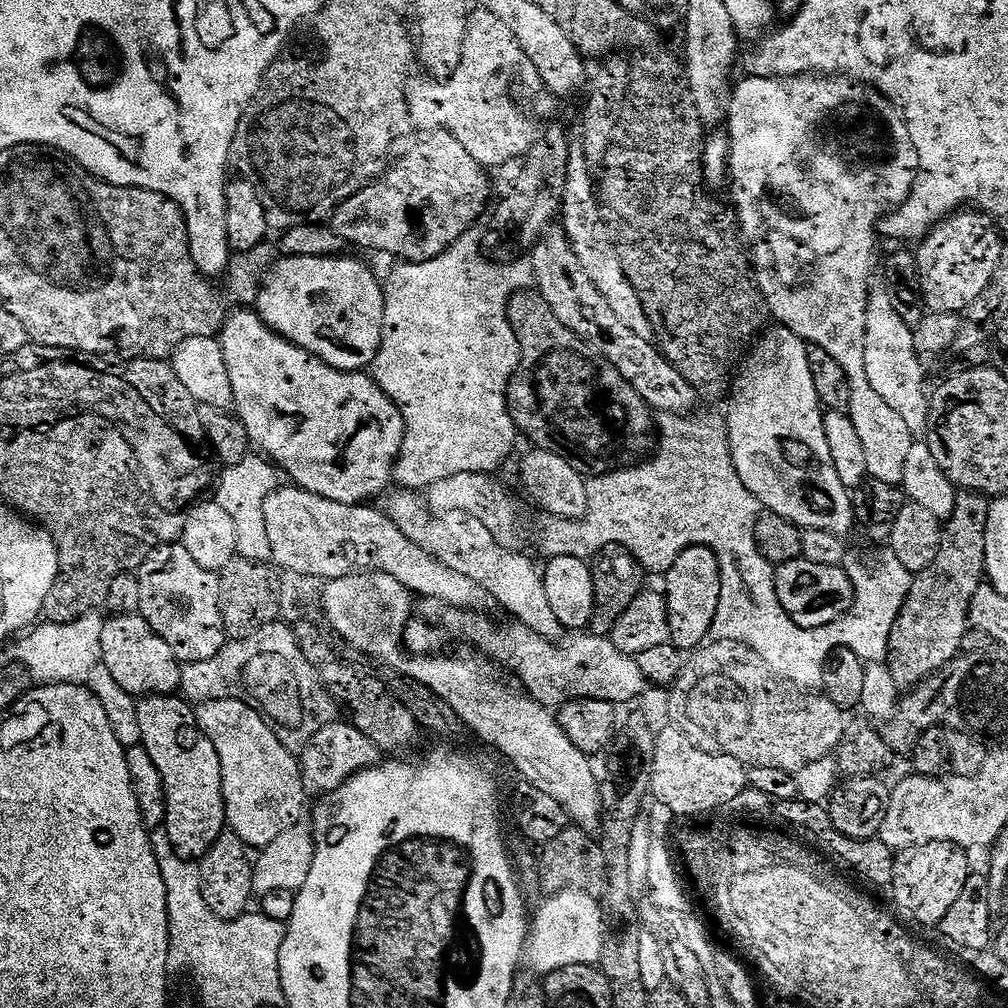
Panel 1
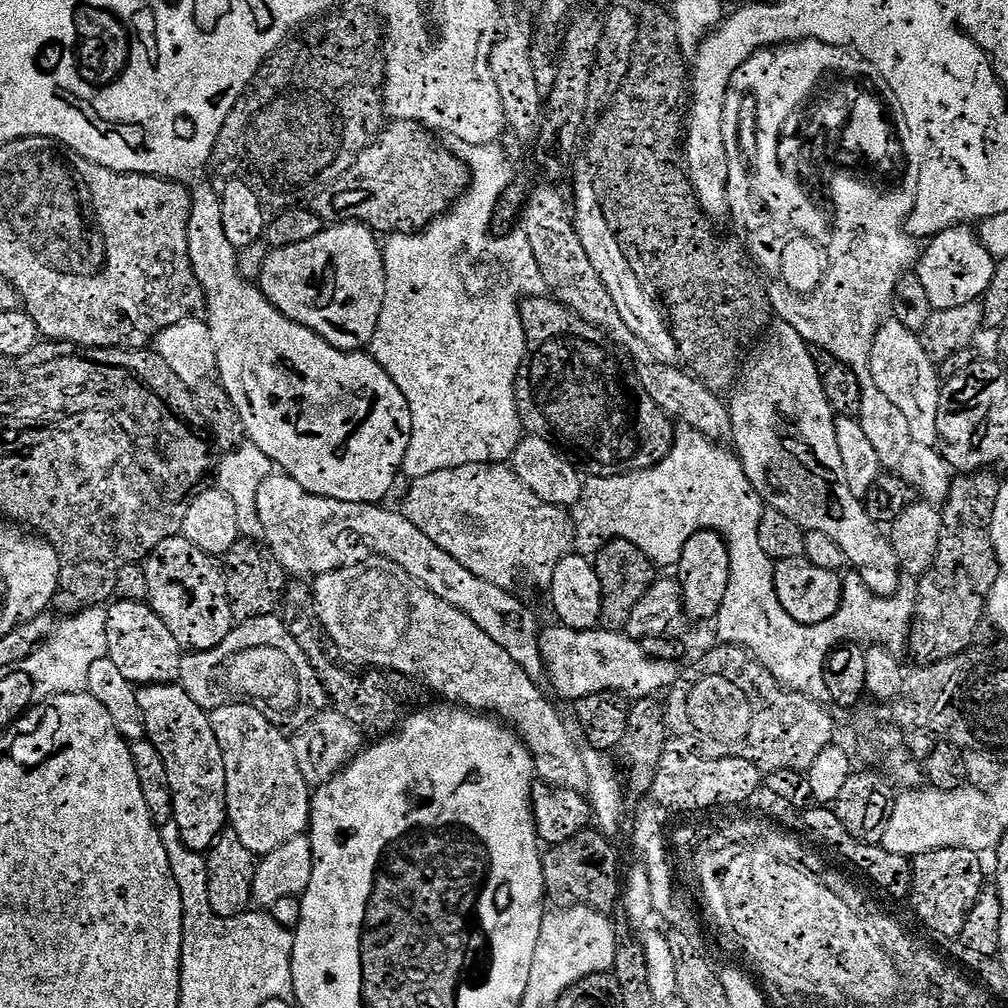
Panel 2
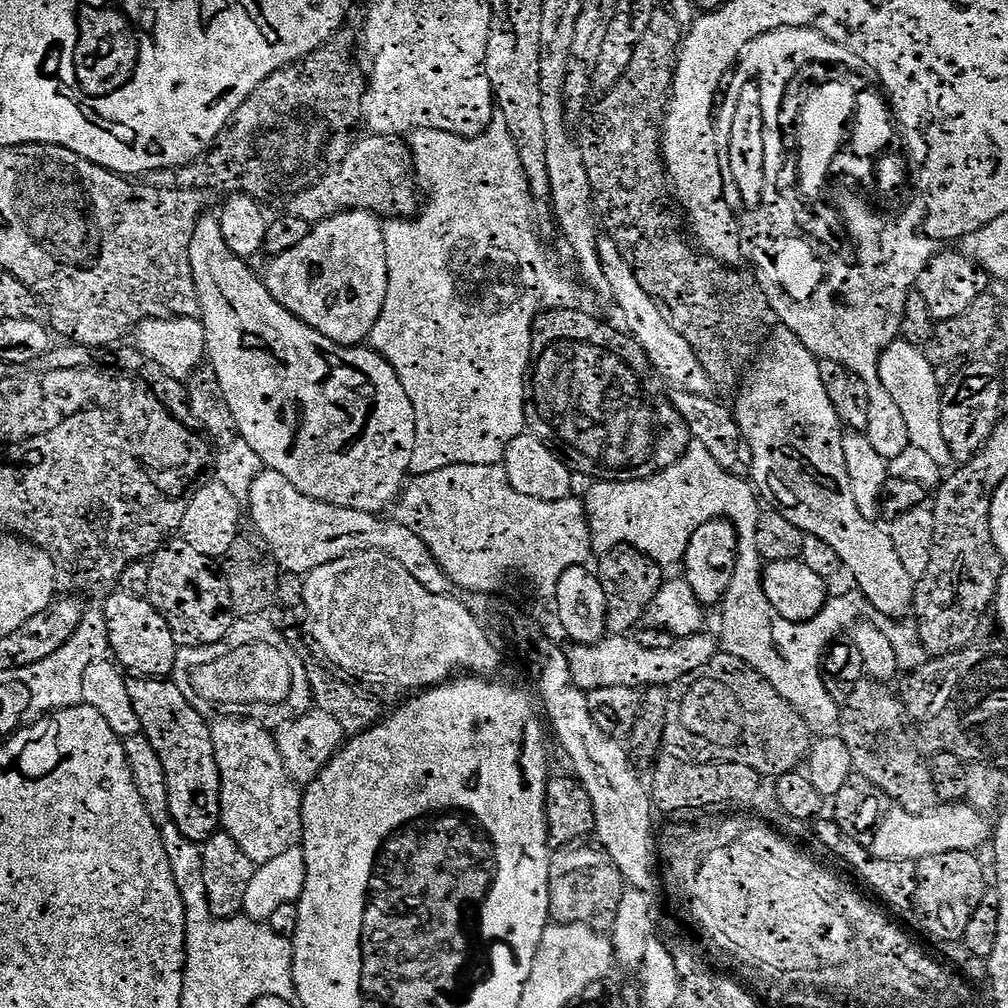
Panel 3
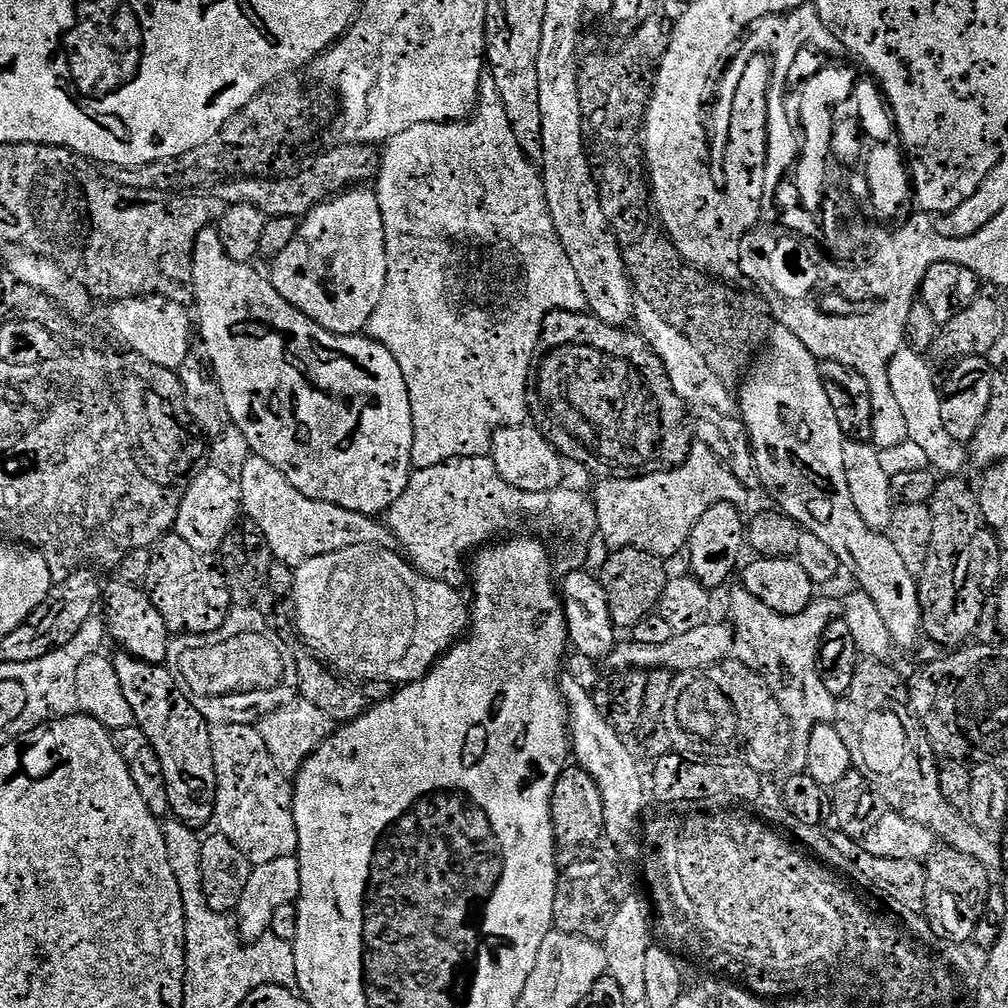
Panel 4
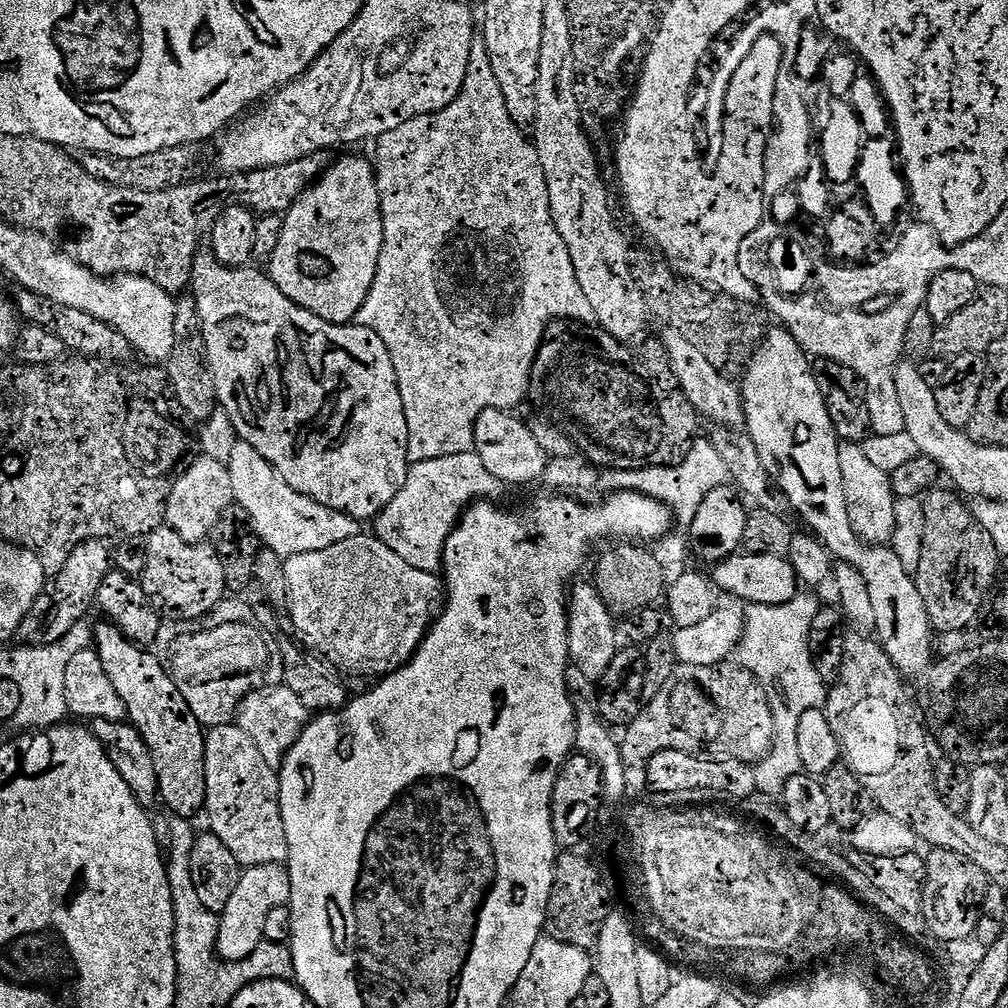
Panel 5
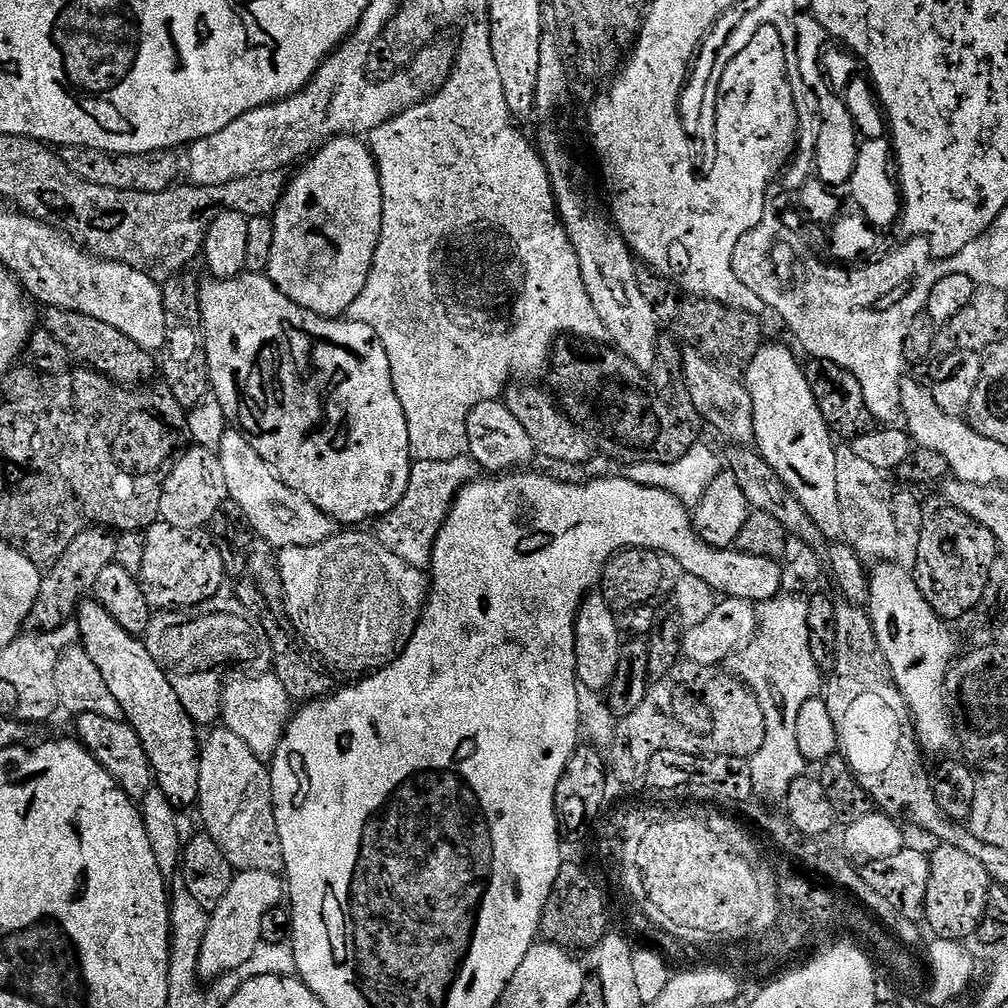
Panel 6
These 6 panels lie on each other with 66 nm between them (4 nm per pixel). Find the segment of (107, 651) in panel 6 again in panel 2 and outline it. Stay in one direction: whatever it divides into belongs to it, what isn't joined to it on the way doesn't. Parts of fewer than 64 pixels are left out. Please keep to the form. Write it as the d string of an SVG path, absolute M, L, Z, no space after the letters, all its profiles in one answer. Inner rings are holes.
M177 685L144 686L137 691L138 702L145 715L147 739L156 748L168 774L168 782L171 788L173 814L194 820L218 820L218 792L208 786L210 780L210 754L212 750L202 750L202 760L198 758L196 744L198 742L215 742L216 736L210 736L208 730L212 727L211 719L189 696L182 693ZM200 782L204 786L200 786ZM200 788L206 788L208 792L196 792ZM200 794L208 794L208 798L200 798ZM196 802L196 804L194 804ZM188 810L192 816L188 816Z

